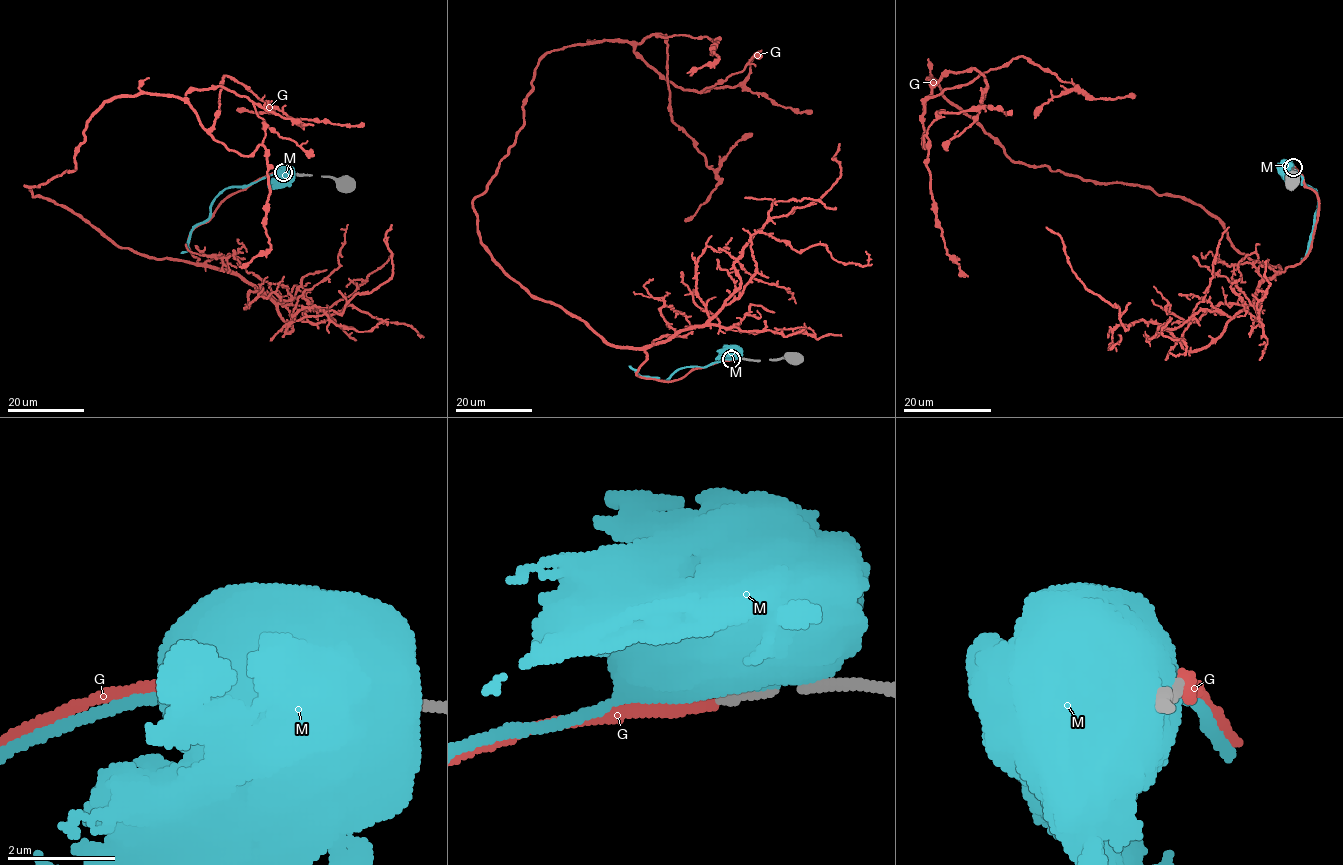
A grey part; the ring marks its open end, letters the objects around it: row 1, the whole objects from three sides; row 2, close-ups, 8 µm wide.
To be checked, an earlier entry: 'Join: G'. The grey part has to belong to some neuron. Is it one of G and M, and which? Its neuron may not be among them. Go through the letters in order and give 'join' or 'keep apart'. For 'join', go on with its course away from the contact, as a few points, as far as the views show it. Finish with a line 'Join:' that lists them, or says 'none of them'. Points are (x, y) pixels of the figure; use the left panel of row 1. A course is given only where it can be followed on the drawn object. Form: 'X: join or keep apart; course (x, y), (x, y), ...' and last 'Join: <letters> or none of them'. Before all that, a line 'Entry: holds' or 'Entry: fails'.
Entry: fails
G: keep apart
M: keep apart
Join: none of them

